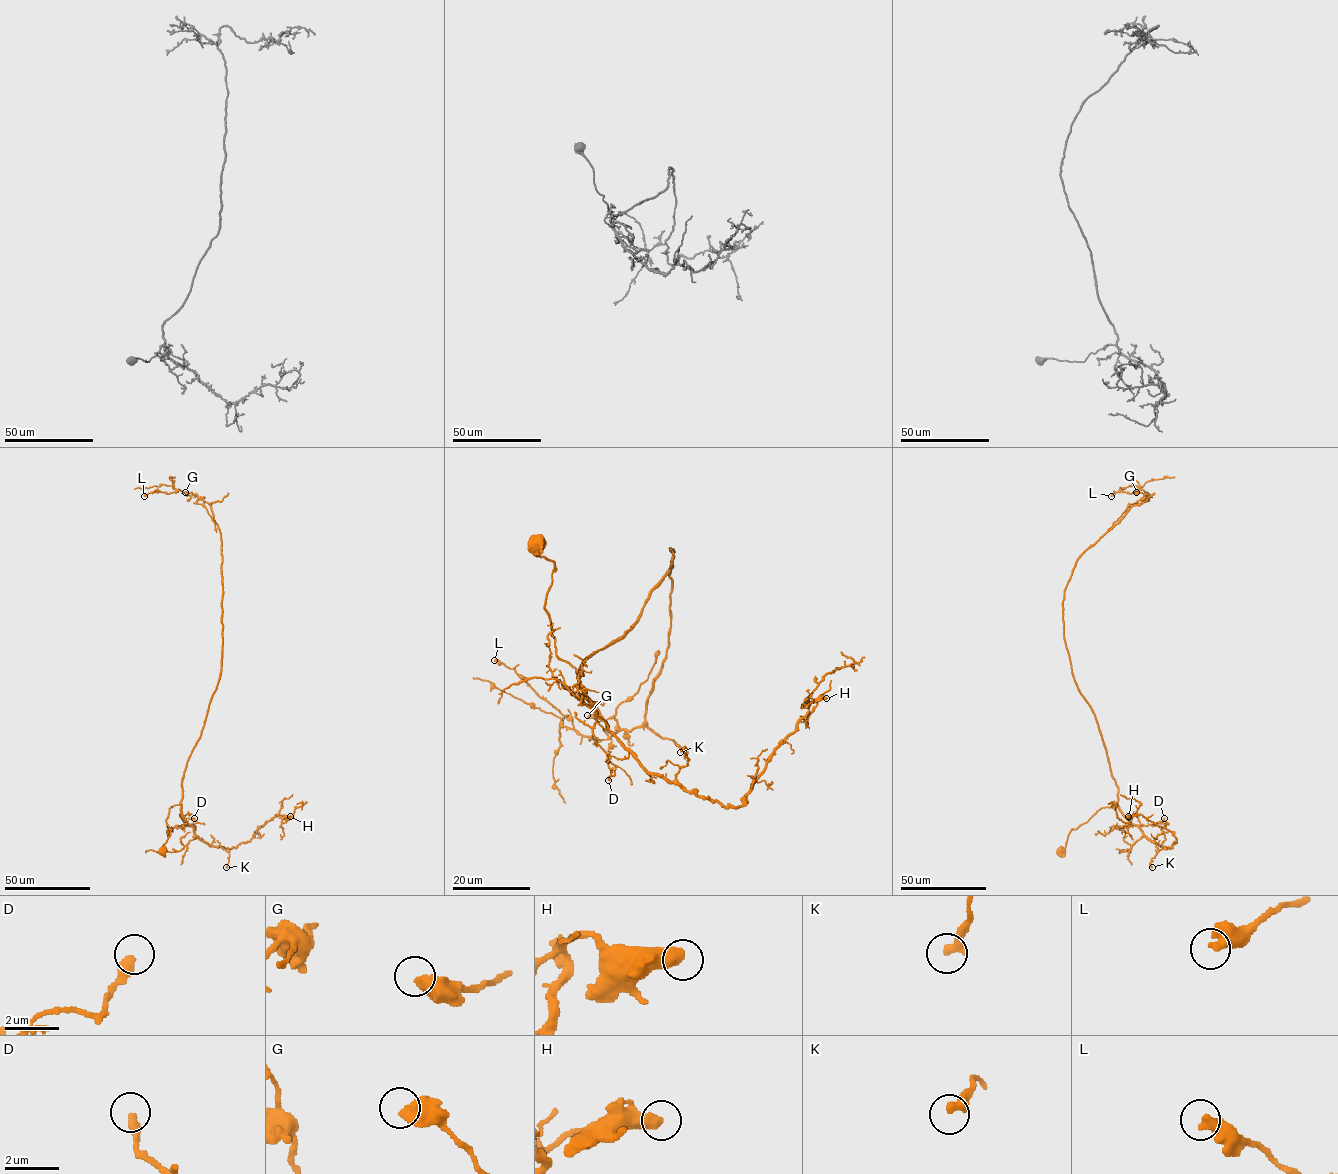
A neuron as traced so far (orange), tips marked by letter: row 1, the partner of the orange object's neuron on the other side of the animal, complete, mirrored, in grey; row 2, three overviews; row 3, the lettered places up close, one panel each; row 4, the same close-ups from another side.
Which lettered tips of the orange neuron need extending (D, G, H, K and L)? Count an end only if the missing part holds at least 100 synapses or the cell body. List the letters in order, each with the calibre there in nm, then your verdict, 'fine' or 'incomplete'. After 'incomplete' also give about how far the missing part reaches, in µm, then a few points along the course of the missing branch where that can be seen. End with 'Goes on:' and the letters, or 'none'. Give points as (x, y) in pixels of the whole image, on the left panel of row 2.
D: 360 nm thick; fine
G: 550 nm thick; fine
H: 550 nm thick; fine
K: 360 nm thick; fine
L: 400 nm thick; fine
Goes on: none

